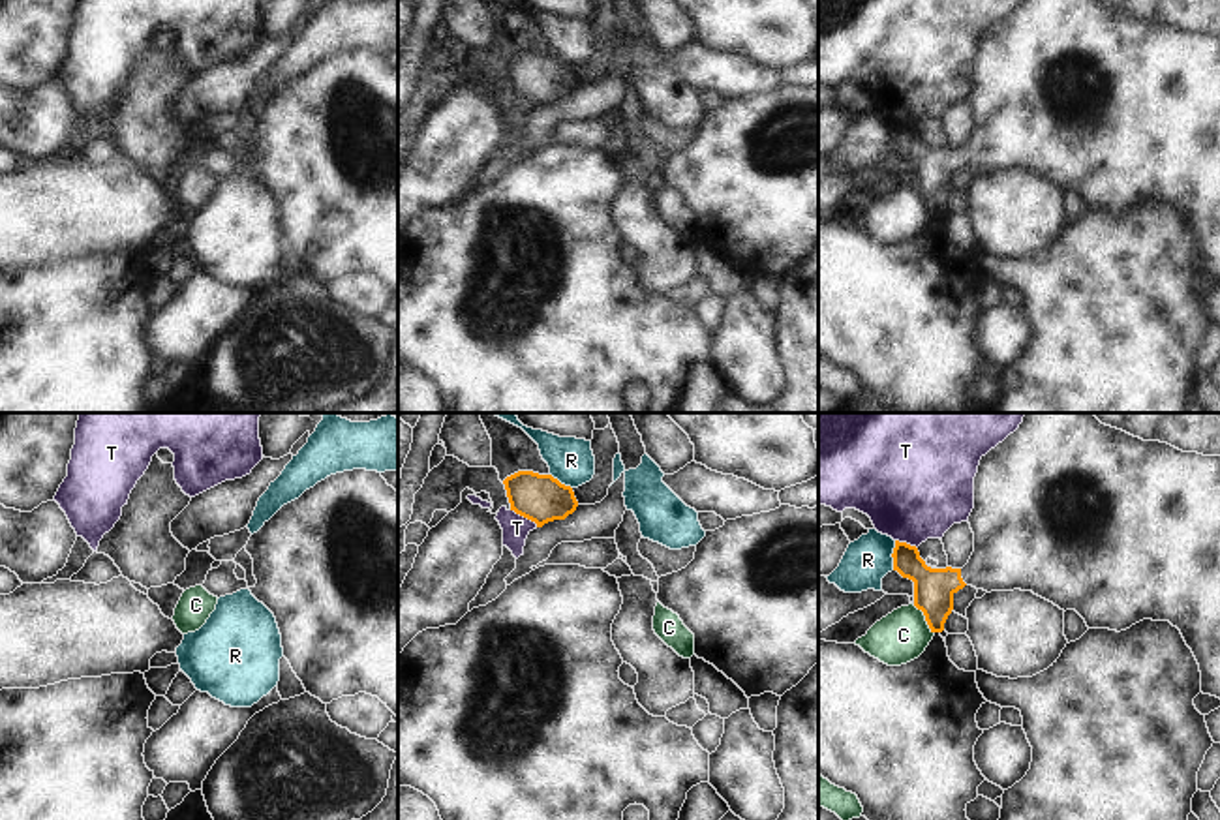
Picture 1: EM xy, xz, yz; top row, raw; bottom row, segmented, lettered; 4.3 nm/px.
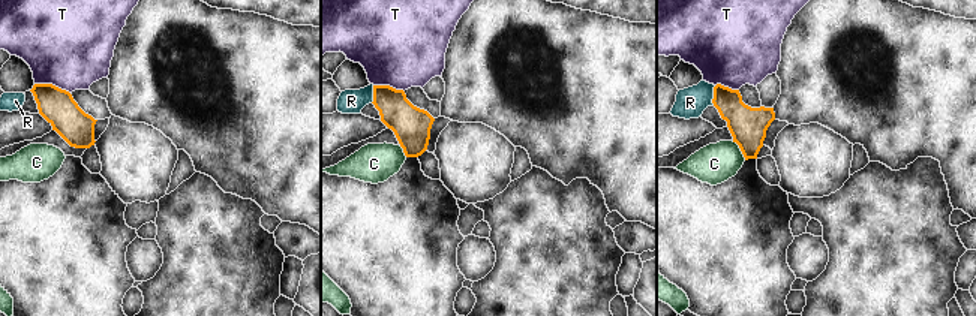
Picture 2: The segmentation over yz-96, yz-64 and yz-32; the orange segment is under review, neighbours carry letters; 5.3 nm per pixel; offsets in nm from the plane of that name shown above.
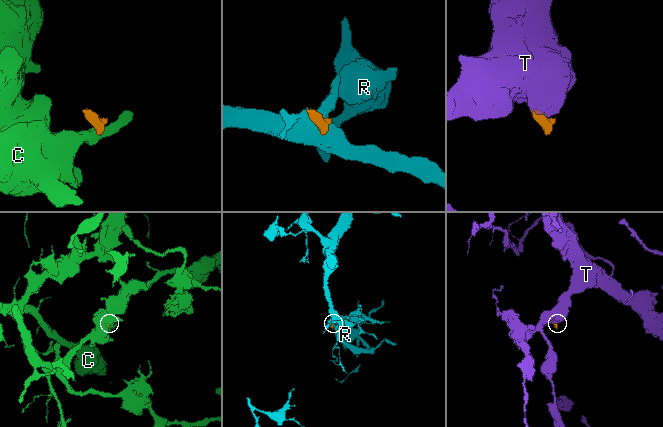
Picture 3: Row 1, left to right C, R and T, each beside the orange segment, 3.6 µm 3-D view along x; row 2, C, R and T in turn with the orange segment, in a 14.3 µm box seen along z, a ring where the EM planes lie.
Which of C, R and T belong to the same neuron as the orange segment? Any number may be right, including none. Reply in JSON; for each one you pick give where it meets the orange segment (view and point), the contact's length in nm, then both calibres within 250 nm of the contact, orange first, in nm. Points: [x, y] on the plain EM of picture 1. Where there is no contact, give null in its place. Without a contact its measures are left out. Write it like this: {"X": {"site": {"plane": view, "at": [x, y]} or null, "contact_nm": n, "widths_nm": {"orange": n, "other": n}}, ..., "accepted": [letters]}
{"accepted": []}

